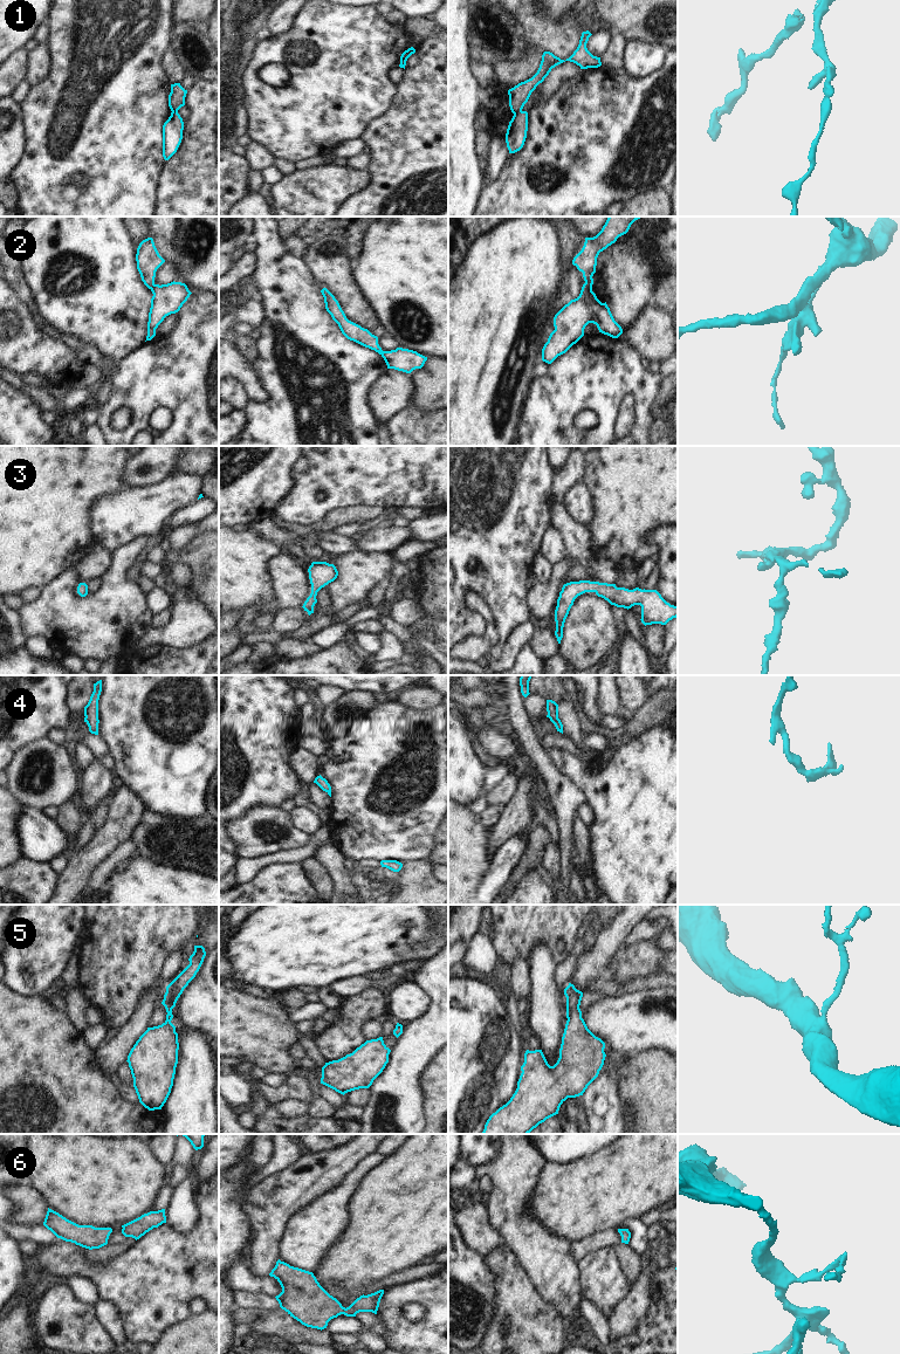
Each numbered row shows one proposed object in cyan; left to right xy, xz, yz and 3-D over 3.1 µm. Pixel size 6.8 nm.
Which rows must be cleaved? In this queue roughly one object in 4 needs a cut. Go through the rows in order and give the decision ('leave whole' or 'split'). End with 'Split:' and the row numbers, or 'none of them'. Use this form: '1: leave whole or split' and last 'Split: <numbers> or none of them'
1: split
2: split
3: leave whole
4: leave whole
5: leave whole
6: leave whole
Split: 1, 2

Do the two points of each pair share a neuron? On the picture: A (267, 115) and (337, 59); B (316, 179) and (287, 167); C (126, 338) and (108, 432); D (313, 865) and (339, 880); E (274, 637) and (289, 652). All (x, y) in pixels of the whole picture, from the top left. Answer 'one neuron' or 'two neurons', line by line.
A: one neuron
B: two neurons
C: two neurons
D: two neurons
E: two neurons

